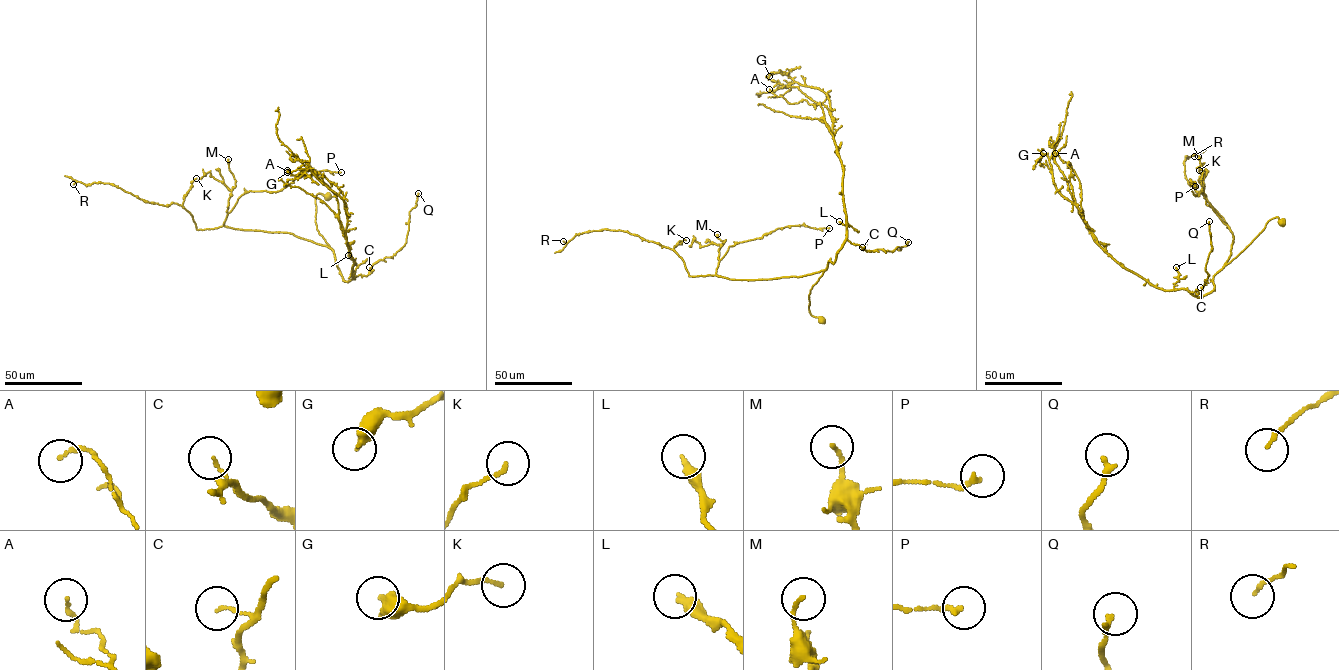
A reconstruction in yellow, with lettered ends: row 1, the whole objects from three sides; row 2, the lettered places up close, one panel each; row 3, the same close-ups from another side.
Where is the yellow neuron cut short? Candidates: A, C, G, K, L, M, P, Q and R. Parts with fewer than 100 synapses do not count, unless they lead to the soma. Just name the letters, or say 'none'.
none

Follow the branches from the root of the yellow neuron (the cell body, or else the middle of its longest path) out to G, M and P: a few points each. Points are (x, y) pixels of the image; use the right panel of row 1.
G: (1280, 222), (1269, 220), (1214, 276), (1209, 293), (1159, 289), (1102, 247), (1080, 210), (1057, 190), (1043, 153)
M: (1280, 222), (1278, 217), (1270, 219), (1224, 265), (1233, 236), (1206, 204), (1198, 156)
P: (1280, 222), (1270, 219), (1224, 265), (1232, 233), (1205, 194), (1193, 194), (1191, 182), (1195, 186)

